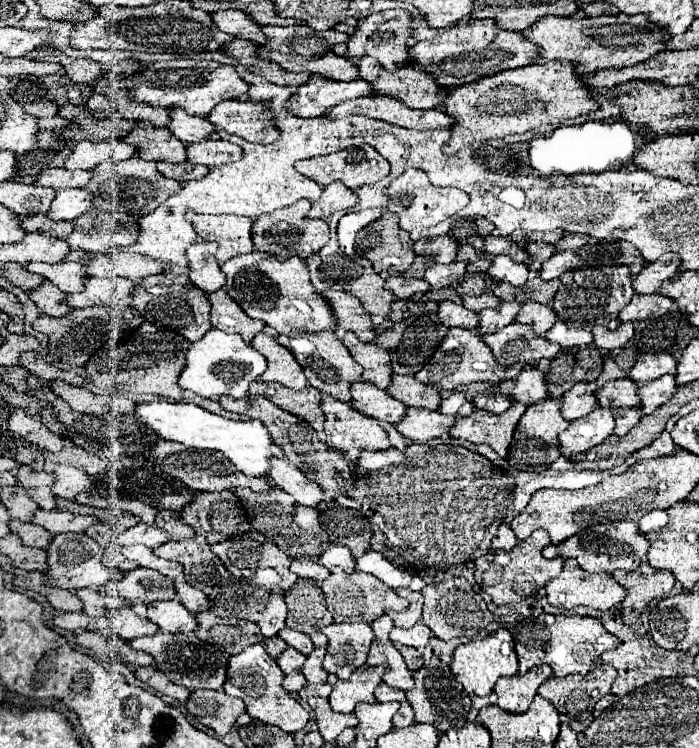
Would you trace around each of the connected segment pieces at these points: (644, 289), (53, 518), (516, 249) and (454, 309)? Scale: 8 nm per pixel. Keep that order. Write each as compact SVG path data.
M674 252L660 256L656 262L650 262L642 268L640 274L634 276L634 292L636 294L654 294L660 284L672 278L680 268L680 258Z
M36 510L32 524L42 526L50 534L62 534L62 532L84 532L90 524L94 524L94 518L88 516L74 516L62 510Z
M486 236L484 238L484 250L492 256L498 254L506 254L510 258L514 258L516 262L526 262L528 254L526 250L522 250L516 242L512 242L510 238L502 238L502 236Z
M440 302L438 318L448 328L458 326L458 328L474 330L478 326L478 314L468 310L468 308L464 308L462 304L454 304L454 302Z

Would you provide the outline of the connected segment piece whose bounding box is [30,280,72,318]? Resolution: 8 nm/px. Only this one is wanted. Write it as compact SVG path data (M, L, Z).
M44 280L34 292L30 292L30 300L36 304L40 314L46 316L64 316L68 312L72 312L72 308L64 302L64 296L56 286L50 286L48 280Z

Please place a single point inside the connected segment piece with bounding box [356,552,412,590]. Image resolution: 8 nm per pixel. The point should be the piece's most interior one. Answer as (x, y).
(373, 563)

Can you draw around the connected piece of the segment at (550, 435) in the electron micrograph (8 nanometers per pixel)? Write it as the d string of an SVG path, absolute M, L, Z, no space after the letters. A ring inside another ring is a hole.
M544 398L542 402L534 402L526 408L526 414L520 418L516 430L514 430L514 438L506 456L506 462L512 468L524 470L524 472L544 472L550 468L550 464L560 456L560 444L558 444L558 434L562 430L566 430L566 426L570 424L568 420L562 418L560 414L560 406L562 400L552 400L552 398Z

